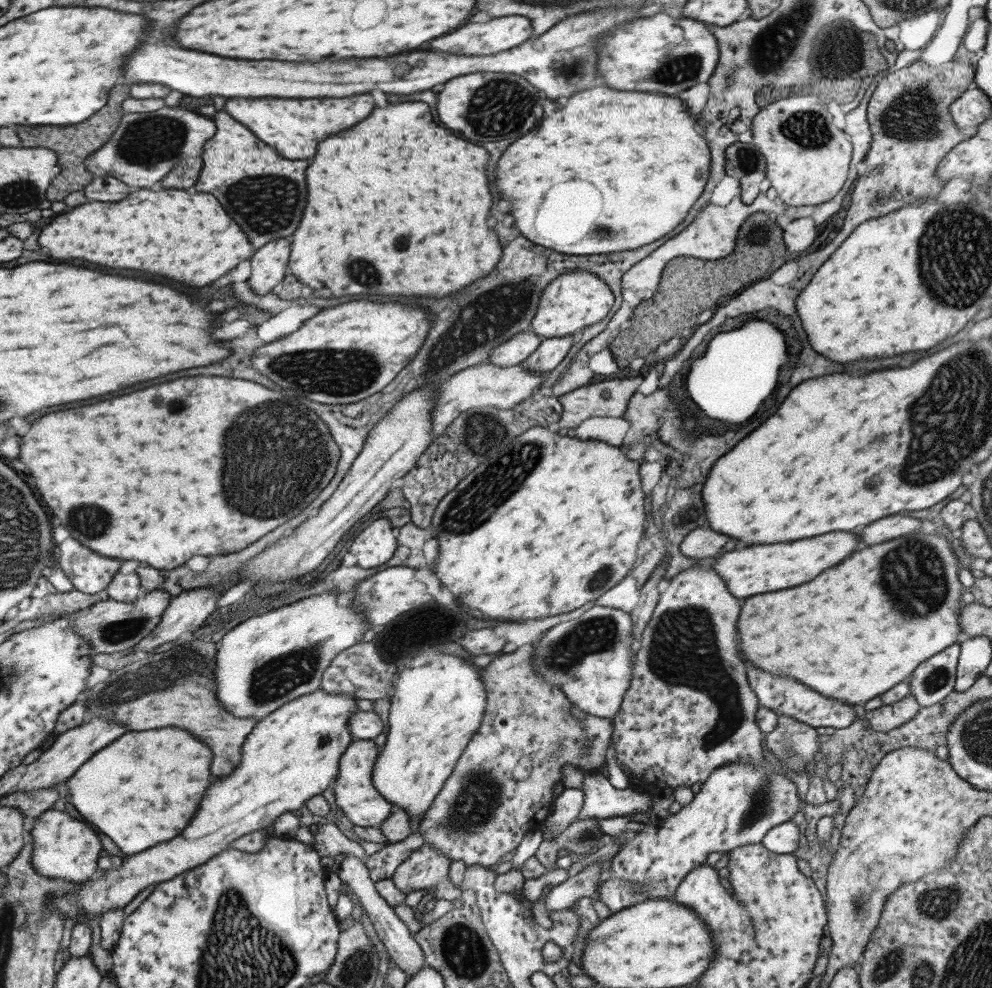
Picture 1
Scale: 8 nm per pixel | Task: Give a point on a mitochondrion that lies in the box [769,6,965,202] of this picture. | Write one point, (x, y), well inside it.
(916, 118)

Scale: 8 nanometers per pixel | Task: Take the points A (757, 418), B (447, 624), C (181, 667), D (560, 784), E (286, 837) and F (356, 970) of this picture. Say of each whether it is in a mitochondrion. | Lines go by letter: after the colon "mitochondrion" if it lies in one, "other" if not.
A: other
B: other
C: mitochondrion
D: other
E: other
F: mitochondrion

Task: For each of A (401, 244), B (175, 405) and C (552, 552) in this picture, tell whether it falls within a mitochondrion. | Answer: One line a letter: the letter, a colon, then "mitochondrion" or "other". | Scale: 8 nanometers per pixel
A: other
B: mitochondrion
C: other

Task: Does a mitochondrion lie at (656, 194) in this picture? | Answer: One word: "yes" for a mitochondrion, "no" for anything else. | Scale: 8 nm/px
no

